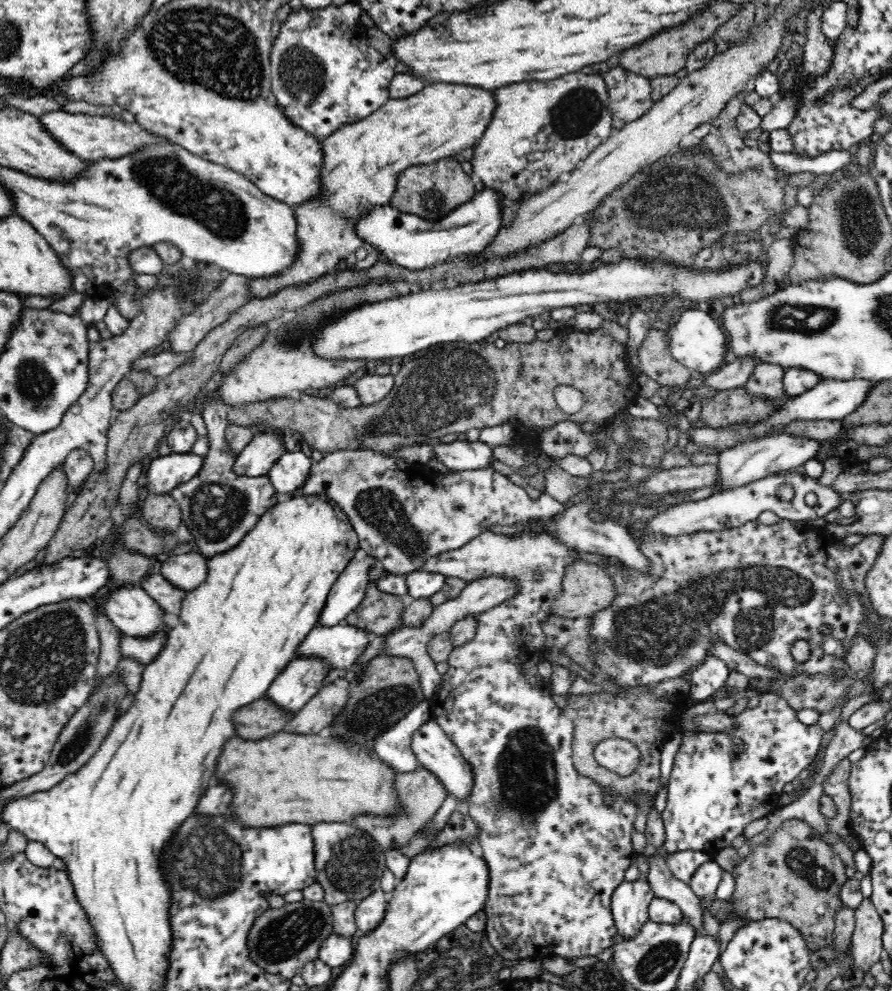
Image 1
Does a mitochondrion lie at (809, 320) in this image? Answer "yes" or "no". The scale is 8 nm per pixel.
yes

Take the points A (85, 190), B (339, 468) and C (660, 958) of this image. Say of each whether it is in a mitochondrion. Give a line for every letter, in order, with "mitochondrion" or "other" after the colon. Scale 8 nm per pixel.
A: other
B: other
C: mitochondrion

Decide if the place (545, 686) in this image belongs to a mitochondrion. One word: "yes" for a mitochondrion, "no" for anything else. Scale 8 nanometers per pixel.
no

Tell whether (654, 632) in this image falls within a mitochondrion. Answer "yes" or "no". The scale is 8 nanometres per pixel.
yes

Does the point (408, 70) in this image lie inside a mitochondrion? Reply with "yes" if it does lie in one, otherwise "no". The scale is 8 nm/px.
no

